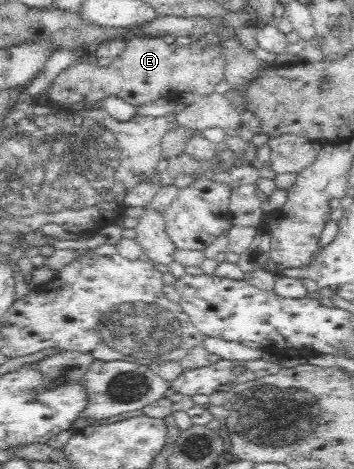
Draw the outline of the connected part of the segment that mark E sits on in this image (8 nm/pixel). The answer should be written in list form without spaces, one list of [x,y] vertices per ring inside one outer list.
[[[133,37],[126,39],[126,44],[125,52],[115,57],[110,65],[77,62],[60,72],[47,88],[54,108],[81,111],[97,107],[100,101],[110,96],[141,108],[167,98],[173,91],[192,92],[198,98],[206,96],[213,93],[215,84],[223,80],[225,59],[222,48],[217,44],[191,44],[181,48],[175,43],[165,44],[161,37]]]

